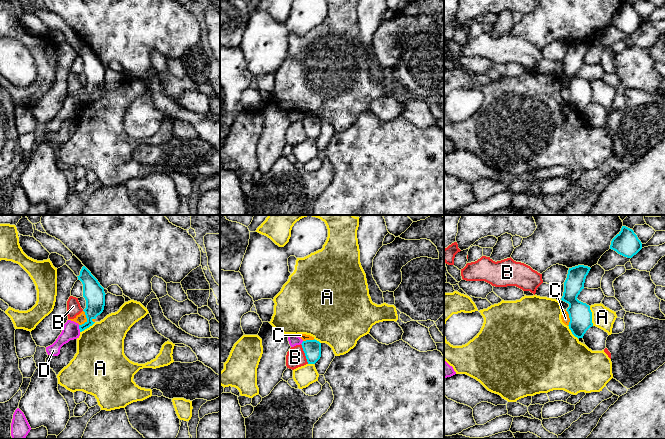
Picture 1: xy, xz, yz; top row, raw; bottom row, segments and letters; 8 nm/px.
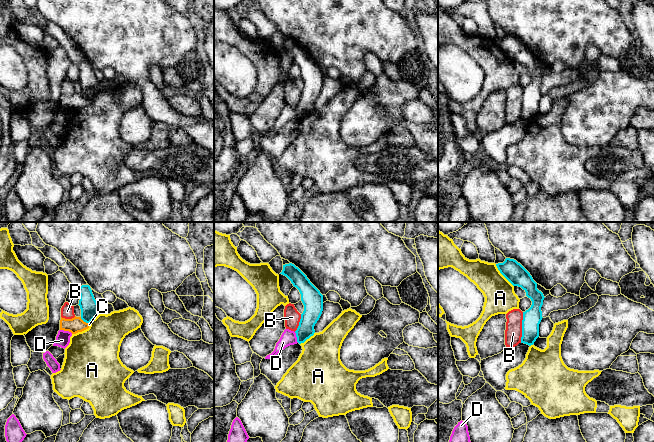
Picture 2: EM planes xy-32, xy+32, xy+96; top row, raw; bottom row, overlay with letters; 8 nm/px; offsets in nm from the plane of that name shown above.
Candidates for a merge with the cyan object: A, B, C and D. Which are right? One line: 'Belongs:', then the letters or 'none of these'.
Belongs: none of these

